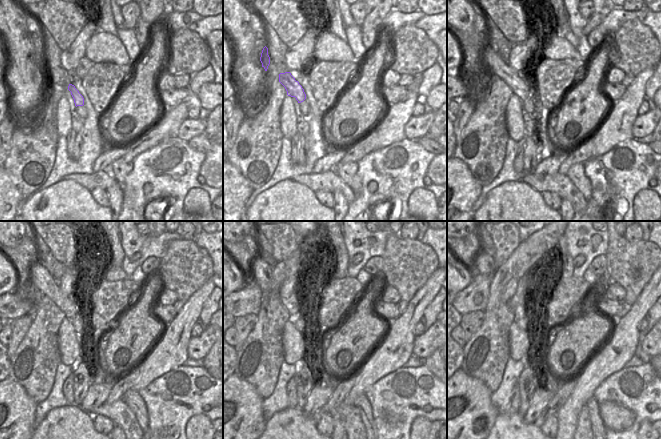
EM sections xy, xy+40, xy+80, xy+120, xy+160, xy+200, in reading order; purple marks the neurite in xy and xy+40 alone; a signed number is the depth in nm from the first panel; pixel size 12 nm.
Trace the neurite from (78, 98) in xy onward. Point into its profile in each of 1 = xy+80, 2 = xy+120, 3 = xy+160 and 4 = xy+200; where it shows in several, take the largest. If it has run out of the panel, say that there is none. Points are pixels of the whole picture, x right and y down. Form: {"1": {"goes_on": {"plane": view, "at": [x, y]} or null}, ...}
{"1": {"goes_on": {"plane": "xy+80", "at": [519, 85]}}, "2": {"goes_on": {"plane": "xy+120", "at": [45, 283]}}, "3": {"goes_on": {"plane": "xy+160", "at": [262, 270]}}, "4": {"goes_on": {"plane": "xy+200", "at": [483, 263]}}}

